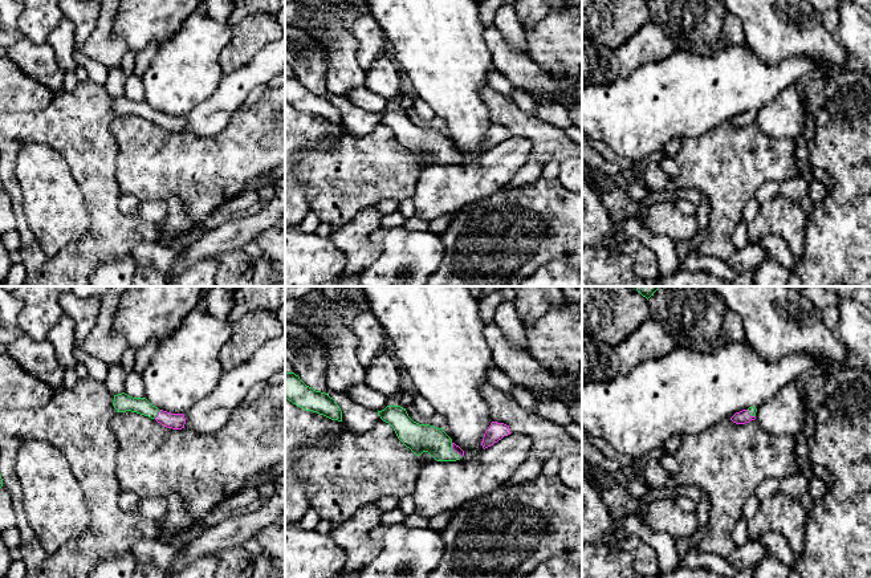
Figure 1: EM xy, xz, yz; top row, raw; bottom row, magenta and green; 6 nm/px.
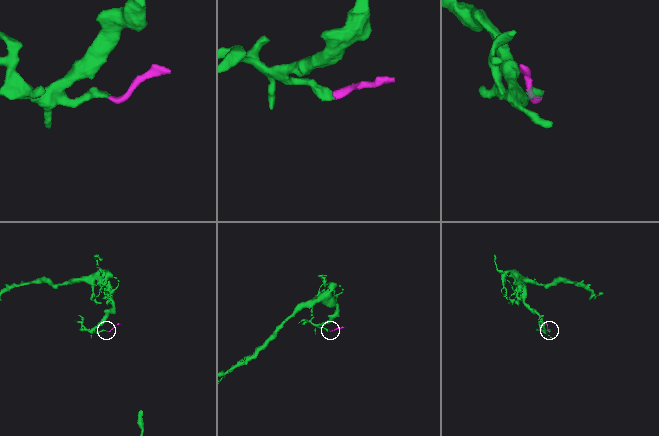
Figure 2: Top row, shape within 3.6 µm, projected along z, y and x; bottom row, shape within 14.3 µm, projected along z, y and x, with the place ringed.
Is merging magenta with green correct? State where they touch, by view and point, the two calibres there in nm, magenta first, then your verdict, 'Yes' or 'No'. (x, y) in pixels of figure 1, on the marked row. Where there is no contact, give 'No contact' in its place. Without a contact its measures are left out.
Touches magenta at xy (158, 414). Thickness 100 nm (magenta) against 110 nm. Yes

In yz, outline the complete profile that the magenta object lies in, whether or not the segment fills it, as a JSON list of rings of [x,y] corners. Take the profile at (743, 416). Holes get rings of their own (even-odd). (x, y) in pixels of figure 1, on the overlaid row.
[[[749,407],[748,410],[742,410],[740,412],[736,412],[730,420],[736,424],[745,424],[749,423],[750,420],[756,419],[756,412],[757,408],[756,407]]]

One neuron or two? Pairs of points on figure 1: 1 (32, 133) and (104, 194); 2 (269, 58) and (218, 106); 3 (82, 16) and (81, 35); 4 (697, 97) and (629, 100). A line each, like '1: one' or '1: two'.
1: one
2: one
3: one
4: one

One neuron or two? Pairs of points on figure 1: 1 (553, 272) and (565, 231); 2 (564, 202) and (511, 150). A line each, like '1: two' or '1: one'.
1: two
2: two

